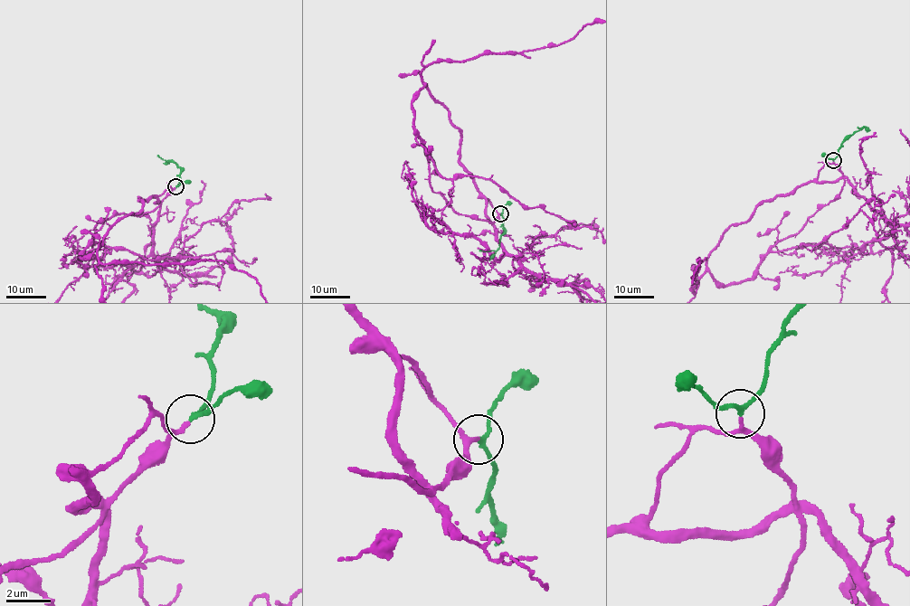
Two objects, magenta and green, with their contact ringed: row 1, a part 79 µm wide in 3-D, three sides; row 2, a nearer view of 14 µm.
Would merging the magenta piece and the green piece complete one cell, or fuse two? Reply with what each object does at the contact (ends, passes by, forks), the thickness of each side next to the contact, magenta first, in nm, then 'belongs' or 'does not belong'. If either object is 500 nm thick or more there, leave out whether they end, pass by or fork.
magenta passes by | green passes by | 140/160 nm | belongs

